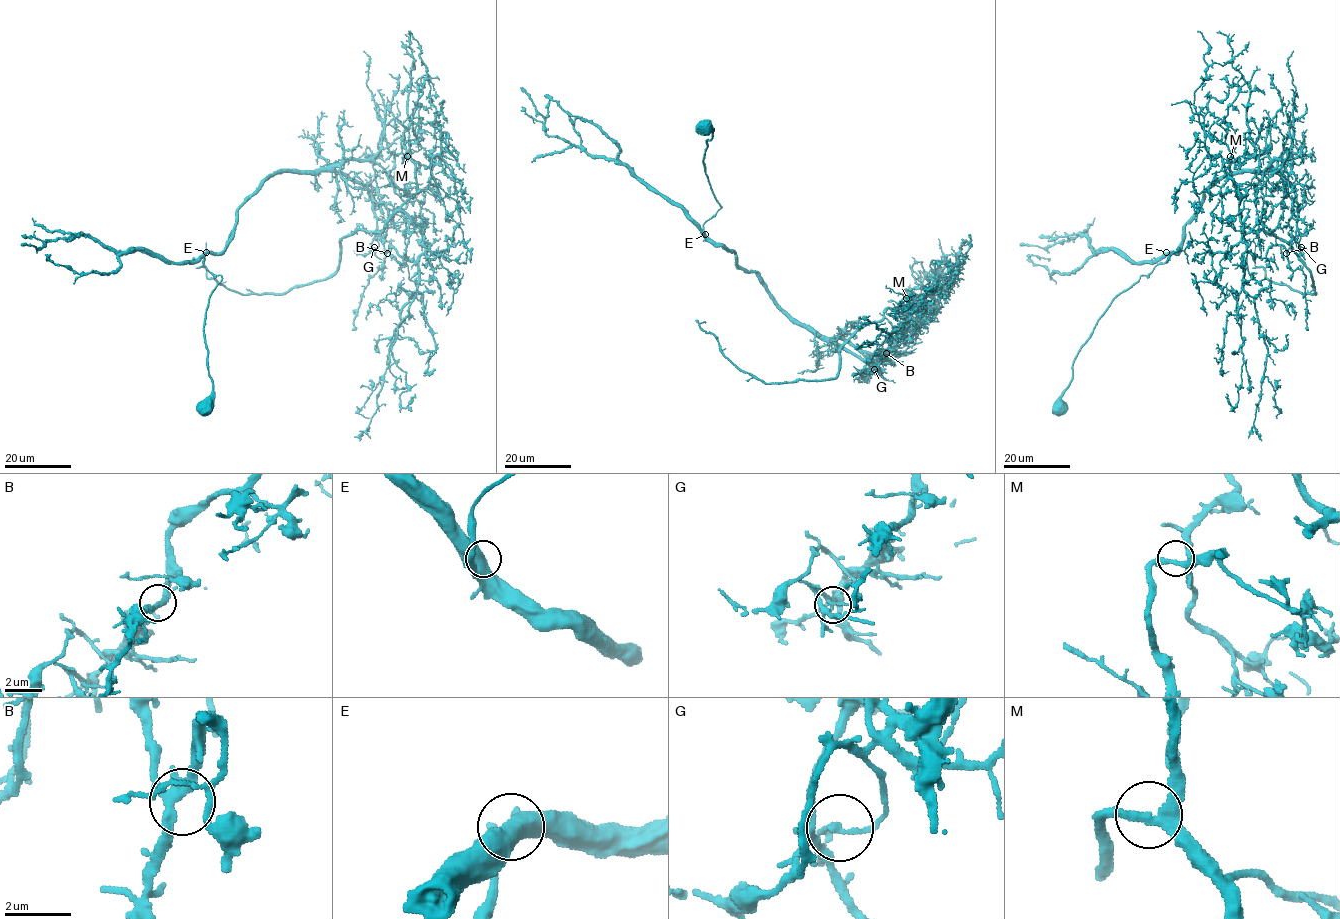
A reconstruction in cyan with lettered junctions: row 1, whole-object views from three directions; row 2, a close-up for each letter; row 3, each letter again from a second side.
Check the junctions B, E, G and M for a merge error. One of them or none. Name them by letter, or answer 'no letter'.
G

